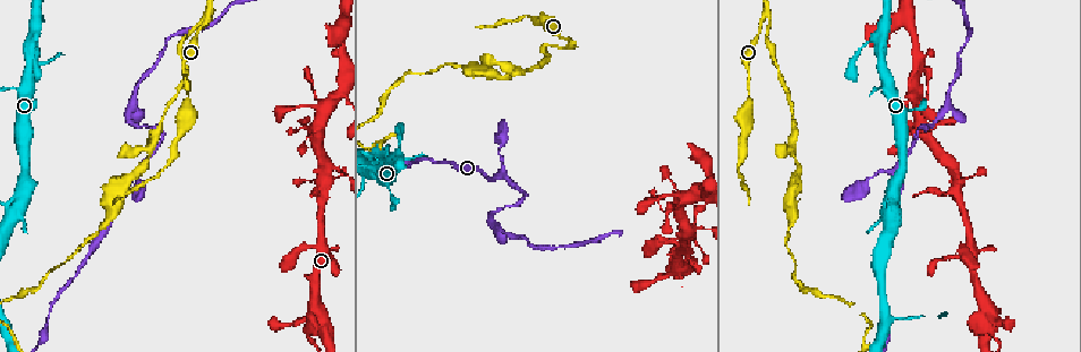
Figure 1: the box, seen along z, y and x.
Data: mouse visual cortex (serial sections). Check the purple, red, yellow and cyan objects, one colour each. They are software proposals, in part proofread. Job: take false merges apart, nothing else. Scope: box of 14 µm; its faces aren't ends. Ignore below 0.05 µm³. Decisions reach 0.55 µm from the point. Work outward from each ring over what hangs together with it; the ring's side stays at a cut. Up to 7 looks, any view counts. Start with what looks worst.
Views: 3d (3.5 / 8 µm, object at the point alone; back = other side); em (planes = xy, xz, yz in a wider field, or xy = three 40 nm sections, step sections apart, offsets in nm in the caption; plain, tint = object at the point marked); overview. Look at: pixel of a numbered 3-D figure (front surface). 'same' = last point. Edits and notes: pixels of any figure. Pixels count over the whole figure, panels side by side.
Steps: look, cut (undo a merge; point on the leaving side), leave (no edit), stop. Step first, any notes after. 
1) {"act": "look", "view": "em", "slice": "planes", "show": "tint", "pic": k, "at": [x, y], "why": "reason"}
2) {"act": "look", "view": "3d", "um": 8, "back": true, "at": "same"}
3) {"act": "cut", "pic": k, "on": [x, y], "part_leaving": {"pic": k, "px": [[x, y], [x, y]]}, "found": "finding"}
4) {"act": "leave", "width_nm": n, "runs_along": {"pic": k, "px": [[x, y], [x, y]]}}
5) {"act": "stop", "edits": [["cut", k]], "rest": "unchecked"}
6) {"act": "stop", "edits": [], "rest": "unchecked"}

{"act": "look", "view": "3d", "um": 3.5, "pic": 1, "at": [571, 45], "why": "abrupt turn"}

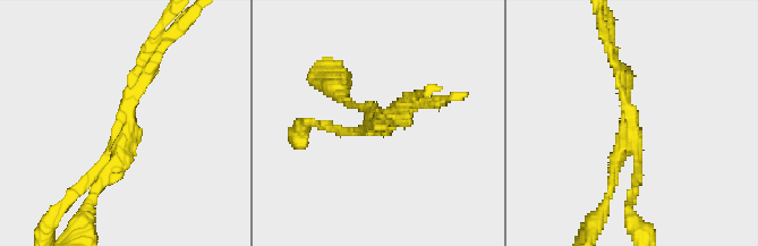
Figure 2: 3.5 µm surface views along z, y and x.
{"act": "look", "view": "em", "slice": "xy", "step": 3, "show": "tint", "pic": 2, "at": [373, 123], "why": "need the tissue"}

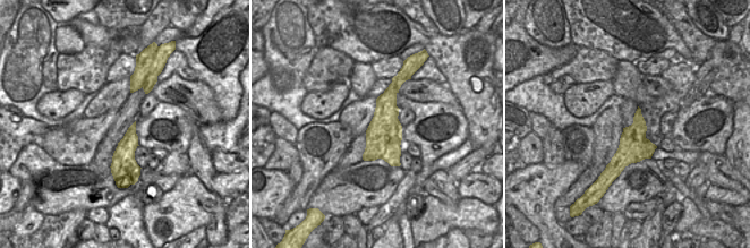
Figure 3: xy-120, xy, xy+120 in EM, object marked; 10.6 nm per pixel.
{"act": "cut", "pic": 2, "on": [87, 180], "part_leaving": {"pic": 2, "px": [[374, 122], [364, 130], [315, 122], [301, 128]]}, "found": "two cells meet here"}

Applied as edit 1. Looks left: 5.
{"act": "look", "view": "3d", "um": 8, "pic": 1, "at": [494, 176], "why": "three arms meet"}

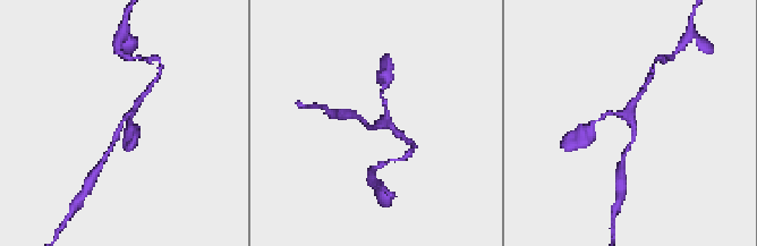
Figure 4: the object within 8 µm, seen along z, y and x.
{"act": "look", "view": "3d", "um": 3.5, "back": true, "pic": 4, "at": [631, 124], "why": "zoom in"}

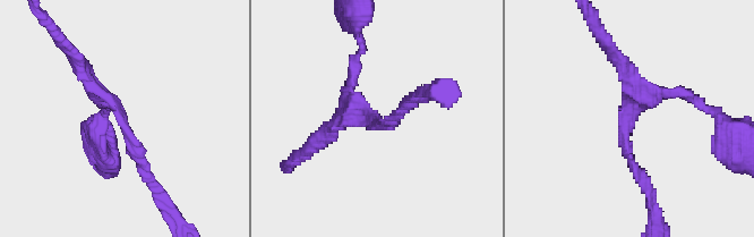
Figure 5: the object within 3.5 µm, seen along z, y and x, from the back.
{"act": "look", "view": "em", "slice": "xy", "step": 5, "show": "tint", "pic": 5, "at": [122, 117], "arms": 3, "arm_widths_nm": [150, 150, 200], "why": "shape alone is not enough"}

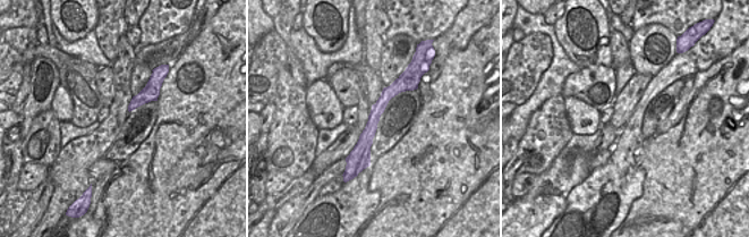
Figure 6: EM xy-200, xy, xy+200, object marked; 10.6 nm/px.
{"act": "leave", "runs_along": {"pic": 5, "px": [[152, 183], [123, 116], [78, 60]]}, "found": "continuous, no second cell"}

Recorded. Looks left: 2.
{"act": "look", "view": "3d", "um": 3.5, "pic": 1, "at": [327, 167], "why": "sharp bend"}

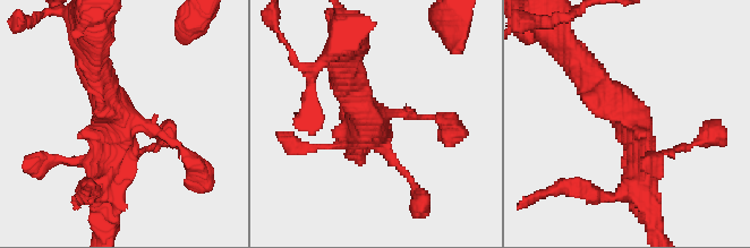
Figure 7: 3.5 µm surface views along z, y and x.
{"act": "look", "view": "em", "slice": "xy", "step": 2, "show": "tint", "pic": 7, "at": [632, 120], "why": "need the tissue"}

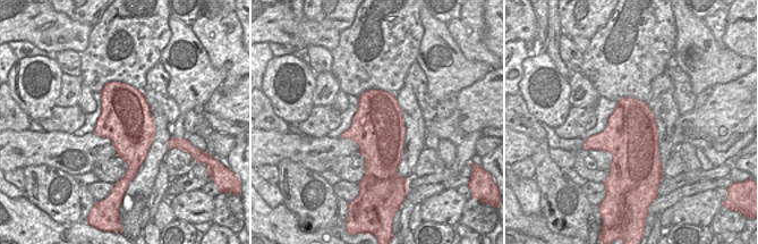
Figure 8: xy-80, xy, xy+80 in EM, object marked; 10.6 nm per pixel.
{"act": "leave", "runs_along": {"pic": 7, "px": [[642, 191], [633, 121], [581, 66]]}, "found": "all the same cell"}

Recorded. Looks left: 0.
{"act": "stop", "edits": [["cut", 2]], "rest": "unchecked"}

